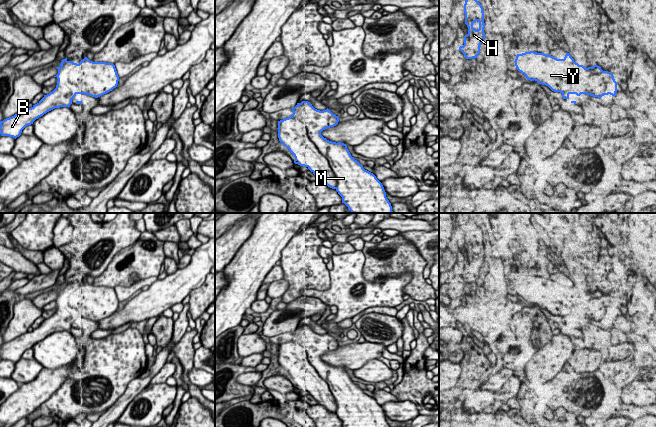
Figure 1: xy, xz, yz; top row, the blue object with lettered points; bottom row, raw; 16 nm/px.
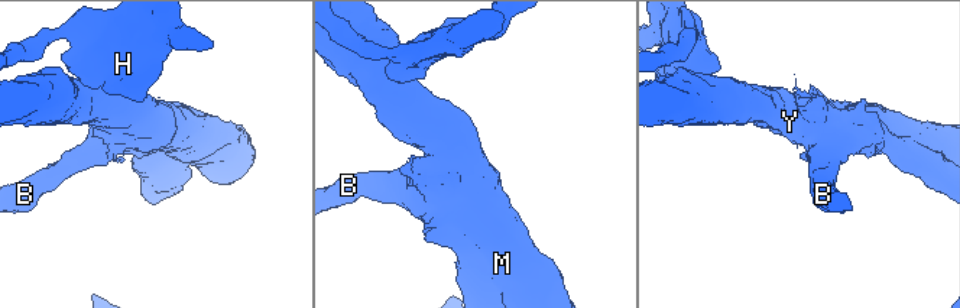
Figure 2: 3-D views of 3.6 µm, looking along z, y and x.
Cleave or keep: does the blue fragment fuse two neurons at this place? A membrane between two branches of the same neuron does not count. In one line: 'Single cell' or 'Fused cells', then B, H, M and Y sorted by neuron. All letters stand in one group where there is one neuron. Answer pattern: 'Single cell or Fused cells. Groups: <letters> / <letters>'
Fused cells. Groups: B H / M Y

